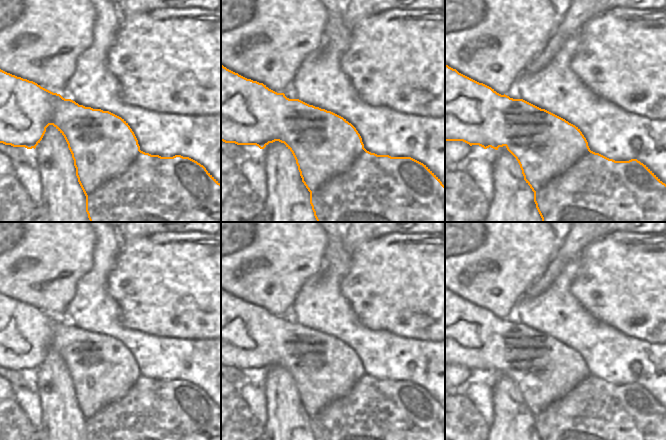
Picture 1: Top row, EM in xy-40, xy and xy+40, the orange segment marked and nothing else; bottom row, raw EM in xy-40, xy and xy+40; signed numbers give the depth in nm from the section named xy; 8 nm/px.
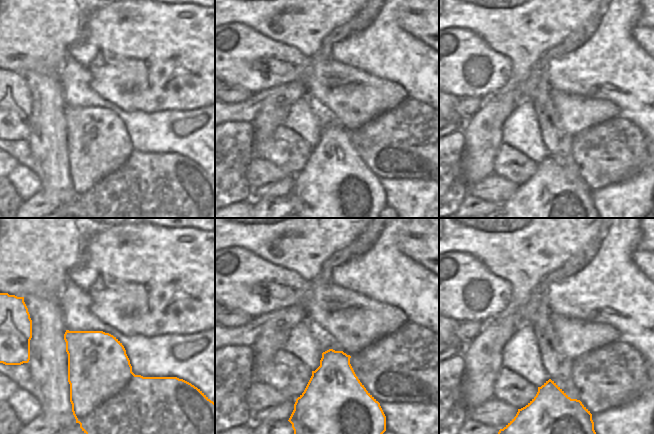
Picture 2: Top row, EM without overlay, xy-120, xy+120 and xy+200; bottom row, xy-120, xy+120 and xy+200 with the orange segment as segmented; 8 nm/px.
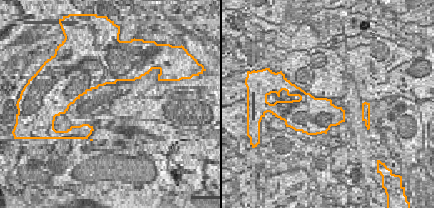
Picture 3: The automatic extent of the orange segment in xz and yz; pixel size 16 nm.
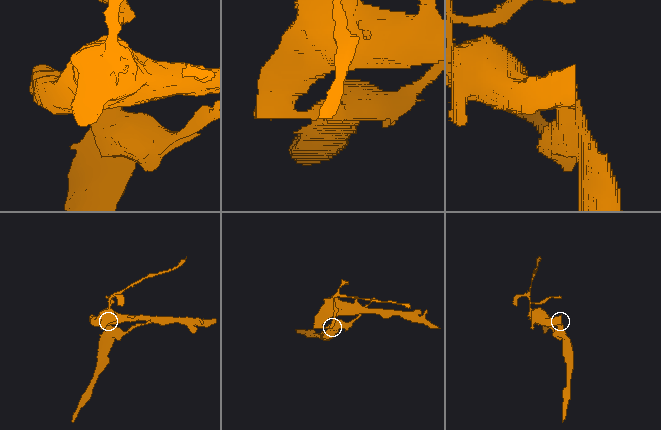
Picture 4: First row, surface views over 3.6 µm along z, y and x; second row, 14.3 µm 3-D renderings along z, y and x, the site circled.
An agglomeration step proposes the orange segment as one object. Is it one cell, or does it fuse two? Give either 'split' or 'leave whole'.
split

